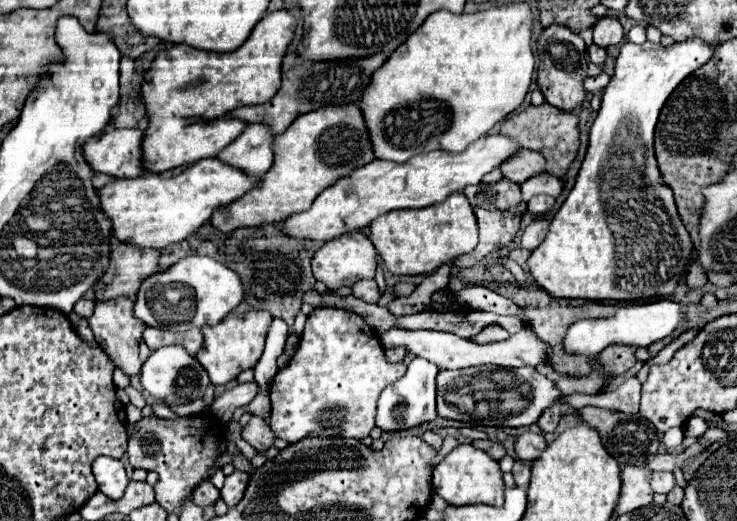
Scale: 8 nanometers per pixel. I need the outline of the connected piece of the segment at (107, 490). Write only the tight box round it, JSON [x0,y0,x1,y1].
[92,456,128,500]

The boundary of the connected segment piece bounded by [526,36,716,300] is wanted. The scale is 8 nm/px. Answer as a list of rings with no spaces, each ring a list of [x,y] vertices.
[[[698,36],[672,46],[652,42],[626,42],[620,46],[614,74],[602,94],[602,108],[590,128],[590,142],[576,184],[552,218],[548,236],[526,262],[530,276],[548,296],[560,300],[638,300],[668,296],[684,282],[694,246],[676,212],[674,194],[660,178],[660,170],[656,170],[654,128],[672,90],[688,74],[704,66],[714,56],[714,50],[716,44]]]

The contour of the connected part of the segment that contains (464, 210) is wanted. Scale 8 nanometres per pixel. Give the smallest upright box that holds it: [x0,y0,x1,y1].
[370,192,478,274]

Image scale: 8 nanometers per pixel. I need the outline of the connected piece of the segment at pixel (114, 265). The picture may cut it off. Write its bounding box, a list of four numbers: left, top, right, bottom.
[96,244,158,302]

